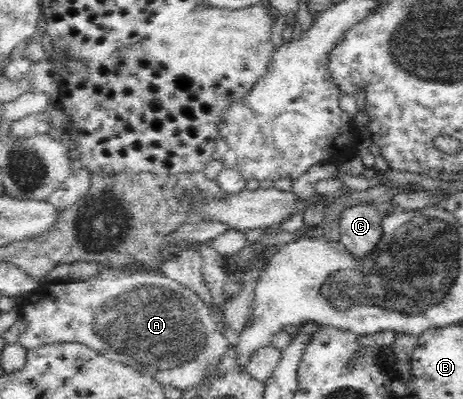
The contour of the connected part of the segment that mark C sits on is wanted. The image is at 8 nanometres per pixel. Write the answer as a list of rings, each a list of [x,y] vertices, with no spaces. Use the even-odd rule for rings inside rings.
[[[358,203],[342,211],[339,219],[339,241],[356,260],[362,261],[375,252],[382,239],[383,217],[374,205]]]

